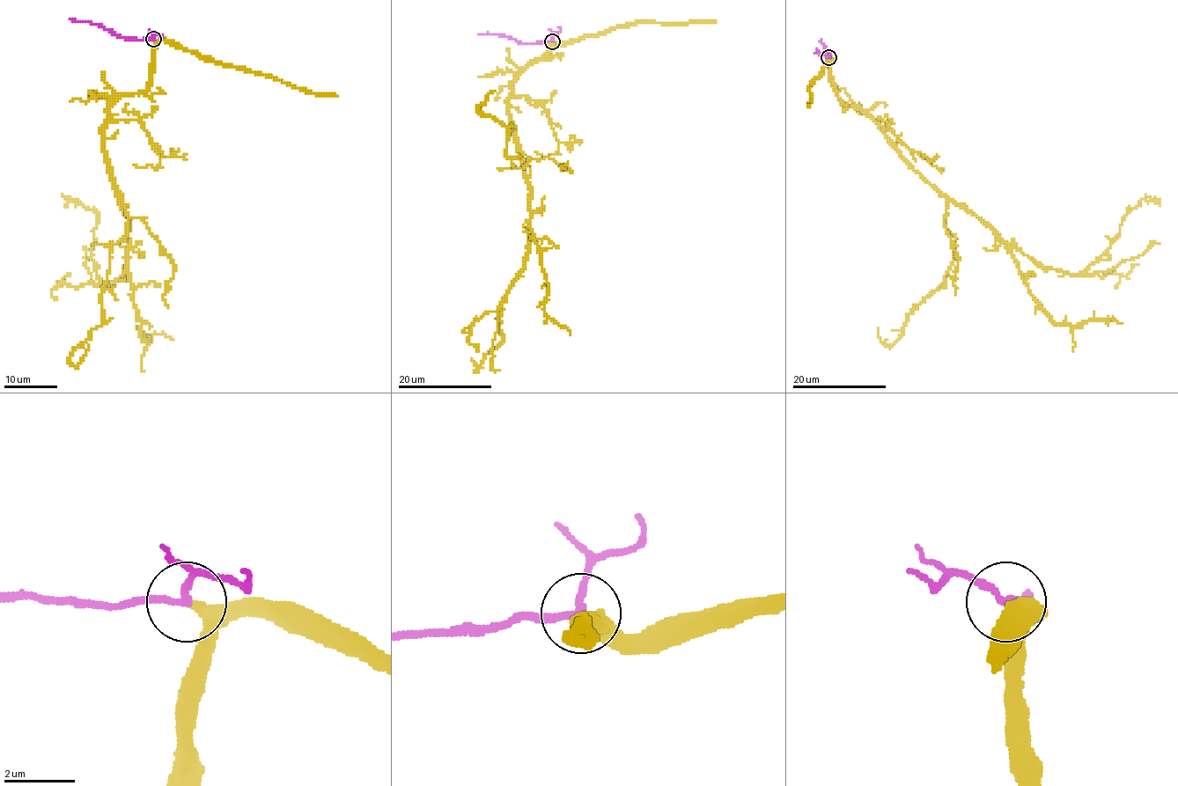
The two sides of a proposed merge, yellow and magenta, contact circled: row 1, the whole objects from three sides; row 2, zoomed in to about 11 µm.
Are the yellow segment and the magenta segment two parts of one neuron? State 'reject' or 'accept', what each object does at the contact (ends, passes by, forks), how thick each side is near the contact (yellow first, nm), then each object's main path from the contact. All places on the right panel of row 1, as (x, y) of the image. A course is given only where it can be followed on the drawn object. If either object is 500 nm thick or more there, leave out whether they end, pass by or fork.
accept | yellow passes by | magenta passes by | 240/190 nm | yellow via (829, 57), (842, 102), (1041, 265), (1080, 275), (1127, 212), (1153, 201), (1144, 195) | magenta via (828, 57), (831, 56), (822, 44), (822, 40)

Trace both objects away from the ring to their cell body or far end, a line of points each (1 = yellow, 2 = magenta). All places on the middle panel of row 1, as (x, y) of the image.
1: (552, 42), (515, 81), (508, 103), (529, 190), (529, 251), (501, 306), (503, 340), (479, 366), (471, 357)
2: (552, 40), (524, 44), (503, 35), (478, 35)

